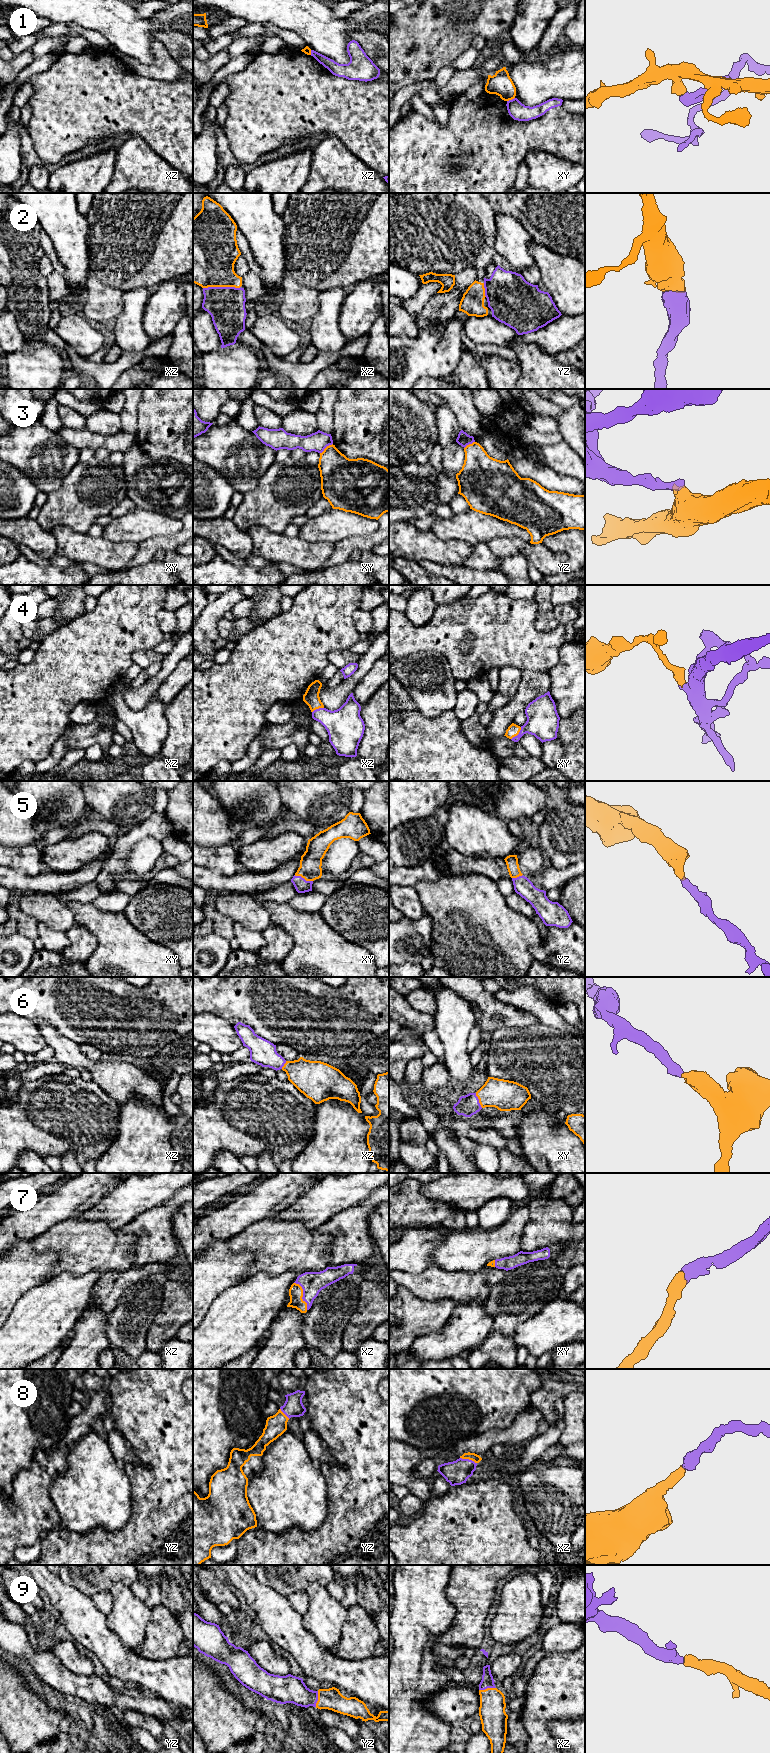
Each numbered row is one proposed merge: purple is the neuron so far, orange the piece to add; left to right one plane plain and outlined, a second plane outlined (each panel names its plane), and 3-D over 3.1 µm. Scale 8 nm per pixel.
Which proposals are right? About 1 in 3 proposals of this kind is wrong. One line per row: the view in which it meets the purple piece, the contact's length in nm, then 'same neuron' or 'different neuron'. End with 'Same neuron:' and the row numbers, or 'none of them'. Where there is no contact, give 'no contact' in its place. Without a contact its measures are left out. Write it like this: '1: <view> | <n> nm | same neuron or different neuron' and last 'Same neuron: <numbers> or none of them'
1: xy | 70 nm | different neuron
2: xz | 300 nm | same neuron
3: xy | 130 nm | different neuron
4: xy | 130 nm | same neuron
5: xy | 160 nm | same neuron
6: xy | 130 nm | same neuron
7: xz | 240 nm | same neuron
8: xz | 140 nm | same neuron
9: xz | 140 nm | same neuron
Same neuron: 2, 4, 5, 6, 7, 8, 9

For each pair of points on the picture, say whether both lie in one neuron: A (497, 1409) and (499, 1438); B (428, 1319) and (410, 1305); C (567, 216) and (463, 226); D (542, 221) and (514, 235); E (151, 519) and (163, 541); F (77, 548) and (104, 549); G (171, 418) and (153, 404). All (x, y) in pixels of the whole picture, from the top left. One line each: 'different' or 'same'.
A: different
B: same
C: same
D: different
E: different
F: same
G: same

